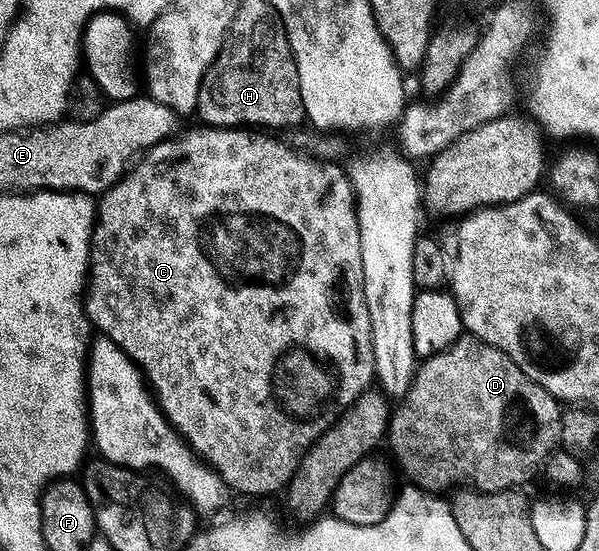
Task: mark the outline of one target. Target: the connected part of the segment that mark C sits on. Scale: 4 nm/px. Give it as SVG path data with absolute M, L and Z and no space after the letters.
M198 125L192 131L180 130L169 139L162 139L148 151L142 152L141 158L118 179L108 191L102 192L97 199L97 214L95 225L91 232L91 257L89 260L89 274L85 280L85 310L87 320L100 336L112 339L127 356L139 366L144 379L147 380L150 390L155 396L159 410L167 418L167 422L175 428L188 448L208 468L214 470L226 481L232 492L240 491L243 495L271 495L274 491L282 492L293 478L304 454L334 423L340 415L351 408L358 397L372 386L375 379L375 354L371 348L371 321L369 309L363 292L363 266L361 265L361 237L359 236L359 222L355 216L355 191L351 187L348 172L343 171L335 163L326 163L326 158L312 157L310 154L298 155L291 147L286 147L279 139L270 139L270 134L256 133L251 129L232 129L230 127L213 127Z

